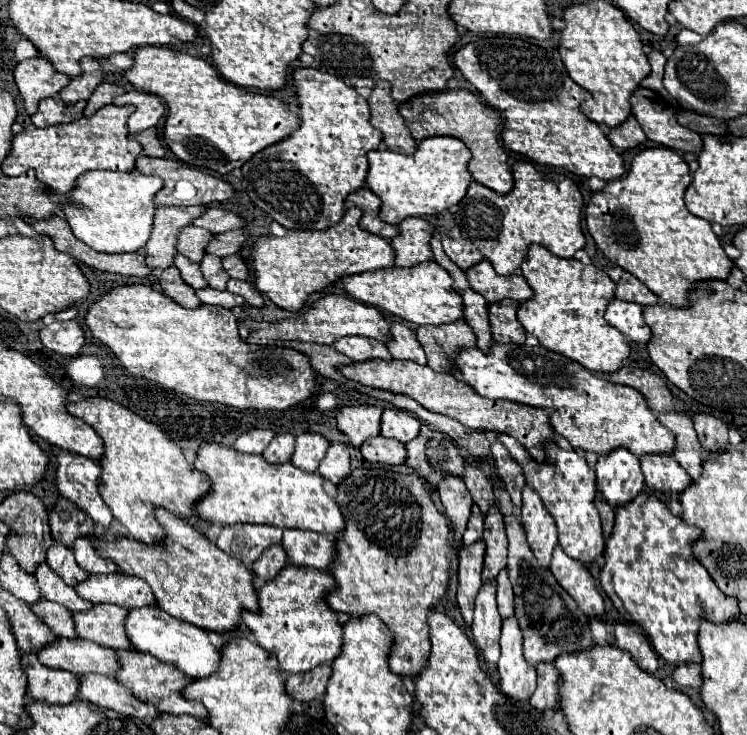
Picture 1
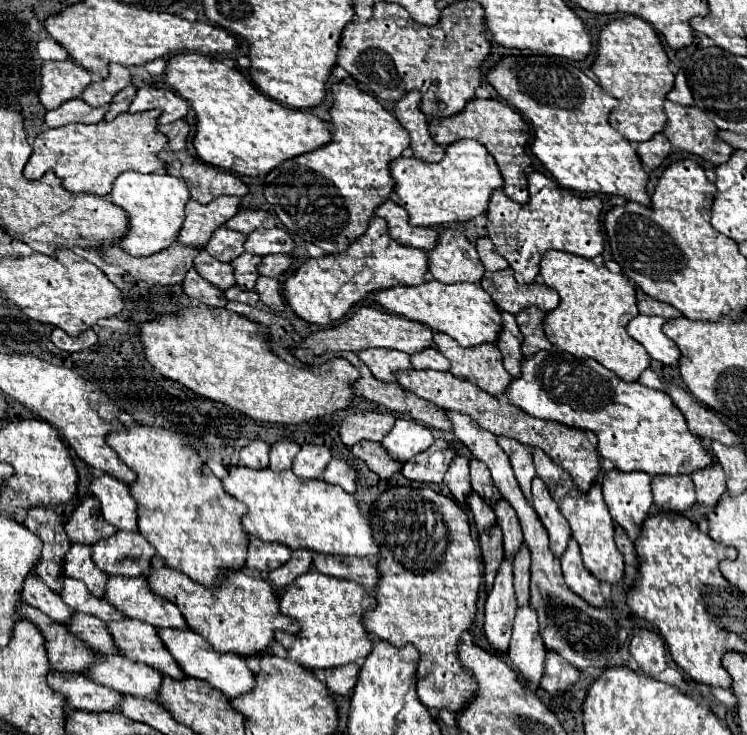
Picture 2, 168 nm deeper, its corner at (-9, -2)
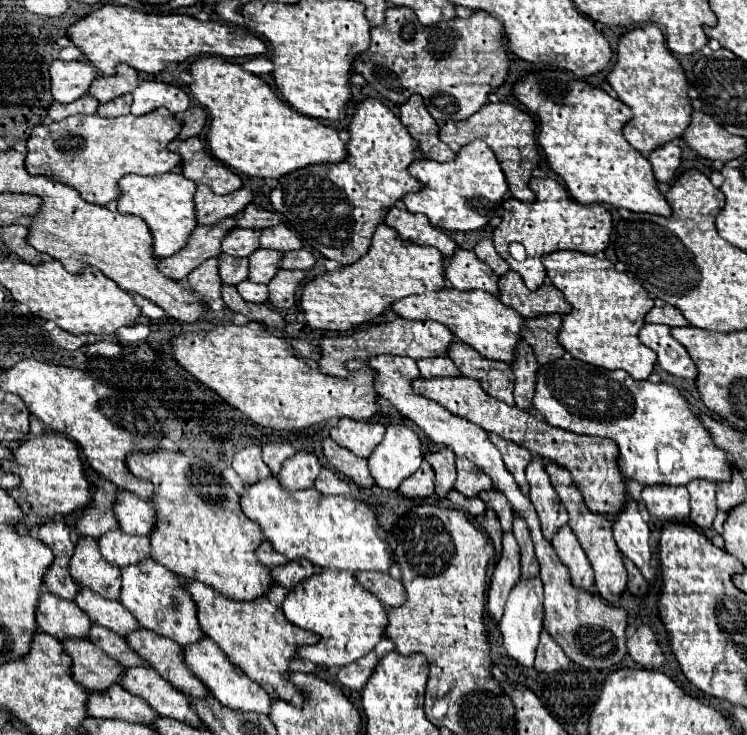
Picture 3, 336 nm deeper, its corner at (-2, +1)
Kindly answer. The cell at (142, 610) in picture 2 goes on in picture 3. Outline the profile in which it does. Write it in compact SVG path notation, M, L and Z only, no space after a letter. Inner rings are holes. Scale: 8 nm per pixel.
M145 559L137 565L127 565L121 569L121 597L119 603L139 619L139 625L151 629L163 637L173 639L179 645L195 643L203 637L203 631L197 623L197 609L189 593L183 589L183 583L167 571L167 567Z

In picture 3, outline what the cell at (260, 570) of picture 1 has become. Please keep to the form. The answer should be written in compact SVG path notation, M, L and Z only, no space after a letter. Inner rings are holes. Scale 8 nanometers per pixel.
M295 559L295 561L289 561L285 565L271 569L273 581L285 589L295 587L299 581L303 581L311 575L313 575L313 563L307 559Z

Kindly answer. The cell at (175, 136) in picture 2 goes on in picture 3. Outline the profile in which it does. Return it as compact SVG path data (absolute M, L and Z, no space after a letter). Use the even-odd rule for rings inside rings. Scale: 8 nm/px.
M195 105L195 107L189 107L185 113L181 115L175 115L175 119L183 125L181 127L181 133L179 133L179 139L189 139L189 137L195 137L201 133L207 117L205 117L205 111L203 107Z

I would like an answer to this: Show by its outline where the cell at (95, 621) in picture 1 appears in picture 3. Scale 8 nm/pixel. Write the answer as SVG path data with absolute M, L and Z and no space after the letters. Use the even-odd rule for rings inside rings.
M145 627L127 635L125 641L139 657L143 657L143 661L147 661L163 679L167 679L181 693L191 697L207 695L205 685L185 667L181 647L175 641L163 635L155 635Z

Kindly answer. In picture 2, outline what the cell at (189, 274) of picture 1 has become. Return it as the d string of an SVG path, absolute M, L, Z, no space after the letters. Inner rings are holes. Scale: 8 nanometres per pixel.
M202 250L202 254L198 254L198 258L194 258L194 268L214 286L218 286L220 290L226 290L230 286L236 286L236 278L234 278L234 268L232 264L224 264L216 258L212 258L206 250Z

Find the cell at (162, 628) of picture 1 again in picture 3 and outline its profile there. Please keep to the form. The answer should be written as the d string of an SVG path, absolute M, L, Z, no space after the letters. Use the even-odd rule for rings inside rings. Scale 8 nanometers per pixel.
M203 637L197 643L183 647L183 661L195 673L195 677L205 683L205 687L211 691L211 695L215 695L219 699L219 703L223 703L225 707L229 707L233 711L253 711L253 713L269 711L271 695L261 685L251 681L239 667L229 663L229 659L223 655L223 651L211 639Z

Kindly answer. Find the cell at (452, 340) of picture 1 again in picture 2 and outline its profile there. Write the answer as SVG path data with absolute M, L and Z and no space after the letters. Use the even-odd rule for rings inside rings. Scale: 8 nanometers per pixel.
M434 334L434 344L450 360L450 372L454 376L480 386L492 396L504 394L510 386L512 376L502 366L502 354L496 346L462 348L446 334Z

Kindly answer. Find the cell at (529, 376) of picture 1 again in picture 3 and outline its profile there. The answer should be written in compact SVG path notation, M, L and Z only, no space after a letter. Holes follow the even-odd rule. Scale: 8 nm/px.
M563 355L557 361L545 363L539 367L535 377L535 395L531 399L531 407L553 427L561 427L565 431L575 431L583 435L609 437L617 443L619 455L617 465L623 477L635 479L641 485L687 485L691 479L709 479L709 481L727 481L731 479L729 463L725 451L715 447L709 437L709 431L701 425L697 413L689 407L685 397L673 387L665 383L649 383L635 381L625 371L607 371L585 361L573 359L571 355Z

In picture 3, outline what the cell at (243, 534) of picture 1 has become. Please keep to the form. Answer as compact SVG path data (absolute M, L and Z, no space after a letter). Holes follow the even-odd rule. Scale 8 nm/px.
M263 541L260 546L257 547L255 555L257 555L257 559L259 559L267 569L273 569L273 567L285 565L285 563L289 561L289 559L281 555L281 553L275 553L275 551L273 551L273 547L271 547L267 541Z

